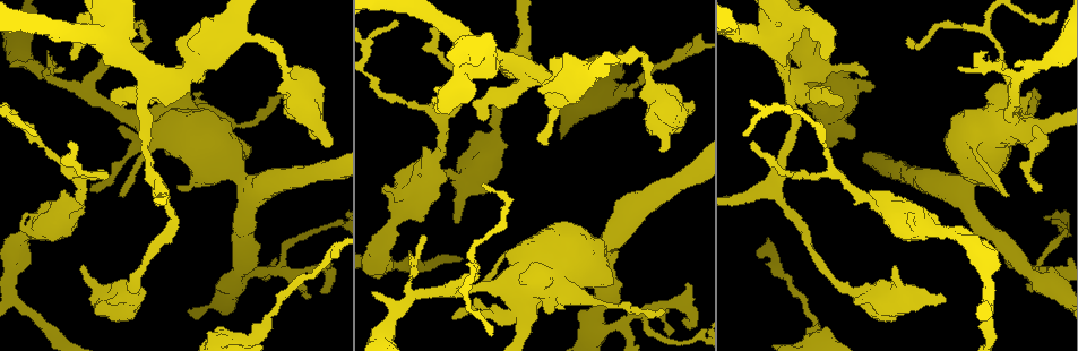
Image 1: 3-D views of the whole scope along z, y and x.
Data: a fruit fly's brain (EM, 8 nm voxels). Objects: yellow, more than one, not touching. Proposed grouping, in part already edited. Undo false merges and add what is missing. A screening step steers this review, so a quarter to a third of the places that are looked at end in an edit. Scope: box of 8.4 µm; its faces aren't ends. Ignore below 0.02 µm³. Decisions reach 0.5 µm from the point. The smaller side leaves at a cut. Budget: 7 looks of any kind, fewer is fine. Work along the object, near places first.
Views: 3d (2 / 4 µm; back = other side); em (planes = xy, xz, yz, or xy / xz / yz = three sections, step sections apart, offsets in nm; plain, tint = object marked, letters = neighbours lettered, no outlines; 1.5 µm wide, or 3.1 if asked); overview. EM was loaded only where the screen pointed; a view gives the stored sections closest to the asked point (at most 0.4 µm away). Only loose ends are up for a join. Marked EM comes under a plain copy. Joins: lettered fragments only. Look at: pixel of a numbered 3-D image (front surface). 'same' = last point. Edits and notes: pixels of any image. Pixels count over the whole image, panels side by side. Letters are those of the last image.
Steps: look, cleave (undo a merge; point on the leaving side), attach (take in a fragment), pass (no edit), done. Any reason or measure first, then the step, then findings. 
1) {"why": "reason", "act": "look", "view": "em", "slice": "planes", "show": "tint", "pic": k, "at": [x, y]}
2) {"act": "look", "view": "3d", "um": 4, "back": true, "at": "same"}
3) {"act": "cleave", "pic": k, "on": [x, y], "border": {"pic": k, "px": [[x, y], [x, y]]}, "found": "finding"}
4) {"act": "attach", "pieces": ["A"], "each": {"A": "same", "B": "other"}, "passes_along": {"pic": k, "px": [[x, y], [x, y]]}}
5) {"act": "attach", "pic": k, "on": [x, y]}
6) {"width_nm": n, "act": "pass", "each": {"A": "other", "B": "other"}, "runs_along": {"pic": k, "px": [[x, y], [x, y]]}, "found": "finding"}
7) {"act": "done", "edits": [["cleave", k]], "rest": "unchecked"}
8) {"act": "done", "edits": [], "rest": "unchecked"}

{"why": "tapers out", "act": "look", "view": "3d", "um": 2, "back": true, "pic": 1, "at": [119, 194]}

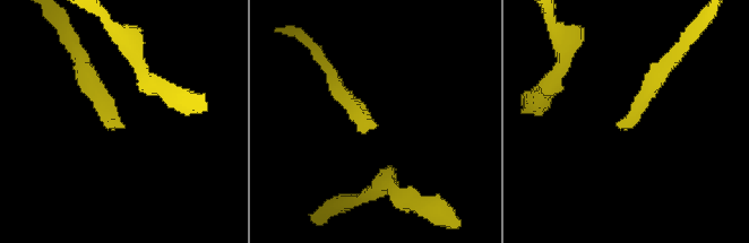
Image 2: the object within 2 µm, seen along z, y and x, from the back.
{"why": "shape alone is not enough", "act": "look", "view": "em", "slice": "xy", "step": 8, "show": "letters", "pic": 2, "at": [120, 128]}

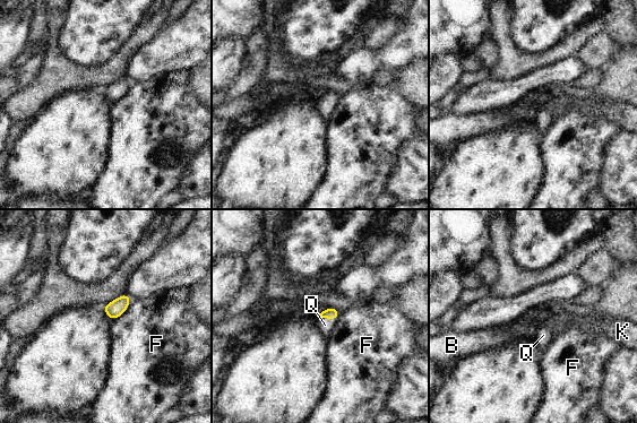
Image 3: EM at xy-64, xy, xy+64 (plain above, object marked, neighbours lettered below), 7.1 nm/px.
{"width_nm": 80, "longest_contact_nm": ["F", 190], "act": "attach", "pieces": ["Q"], "each": {"B": "other", "F": "other", "K": "other", "Q": "same"}, "found": "it goes on there"}

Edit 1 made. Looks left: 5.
{"act": "look", "view": "overview"}

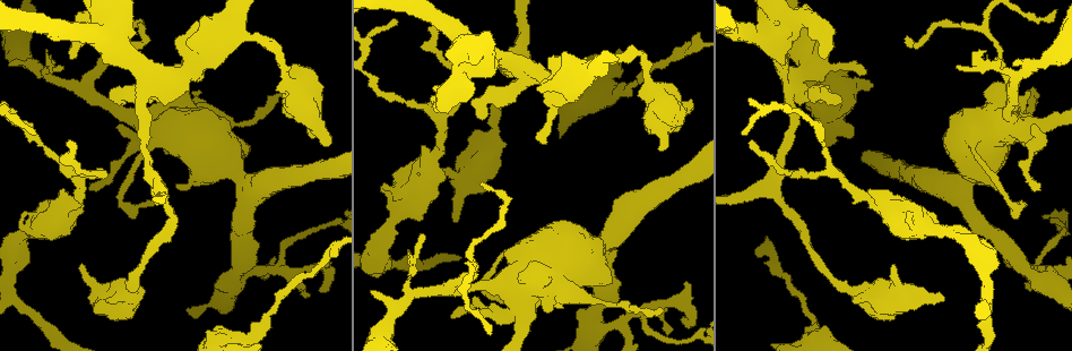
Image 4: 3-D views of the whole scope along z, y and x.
{"why": "an open end", "act": "look", "view": "3d", "um": 2, "pic": 4, "at": [79, 265]}

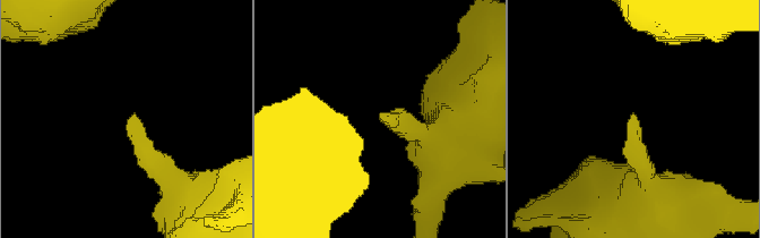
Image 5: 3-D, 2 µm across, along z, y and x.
{"act": "look", "view": "em", "slice": "yz", "step": 8, "show": "letters", "pic": 5, "at": [632, 115]}

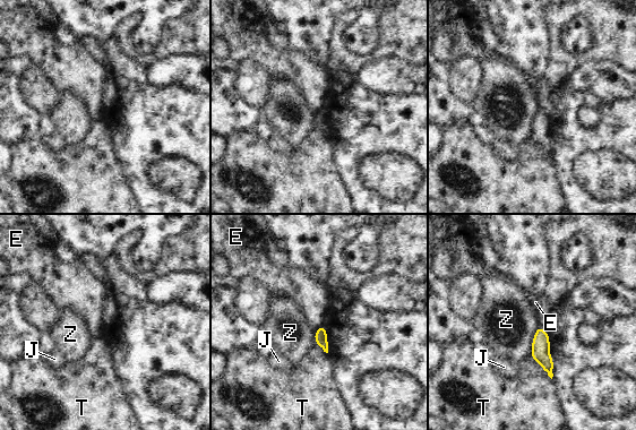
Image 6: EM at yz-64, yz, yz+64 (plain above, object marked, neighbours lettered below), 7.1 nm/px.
{"act": "pass", "each": {"E": "other", "J": "other", "T": "other", "Z": "other"}, "border": {"pic": 6, "px": [[323, 324], [316, 330]]}, "found": "none of them fits"}

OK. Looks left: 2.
{"why": "stops while still wide", "act": "look", "view": "em", "slice": "xy", "step": 4, "show": "letters", "pic": 4, "at": [820, 57]}

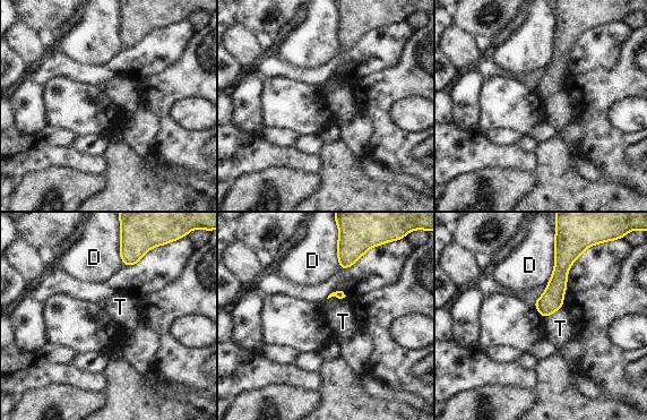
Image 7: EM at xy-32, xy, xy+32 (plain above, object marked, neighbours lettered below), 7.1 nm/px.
{"why": "cut it another way", "act": "look", "view": "em", "slice": "planes", "show": "letters", "at": "same"}

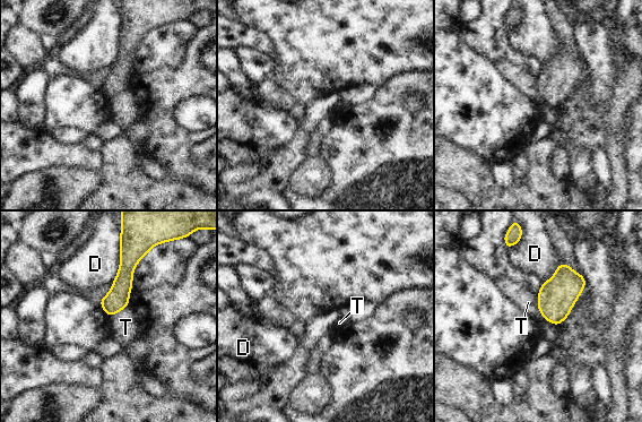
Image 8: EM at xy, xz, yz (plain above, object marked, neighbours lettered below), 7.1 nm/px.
{"act": "pass", "each": {"D": "other", "T": "other"}, "found": "none of them fits"}

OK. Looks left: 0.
{"act": "done", "edits": [["attach", 3]], "rest": "unchecked"}

